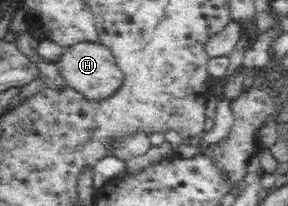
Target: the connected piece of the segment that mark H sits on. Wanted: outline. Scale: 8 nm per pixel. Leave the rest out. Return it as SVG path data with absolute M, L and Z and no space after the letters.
M82 42L68 46L63 49L62 55L55 64L64 83L92 102L101 102L114 97L122 89L125 80L124 72L117 66L110 48L101 43Z

